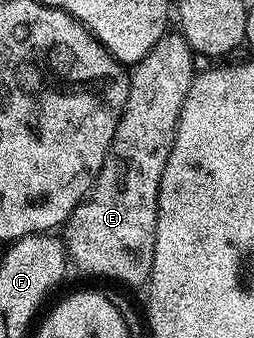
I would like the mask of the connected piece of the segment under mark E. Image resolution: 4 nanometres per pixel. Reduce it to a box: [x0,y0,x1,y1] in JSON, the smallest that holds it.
[63,30,195,288]

